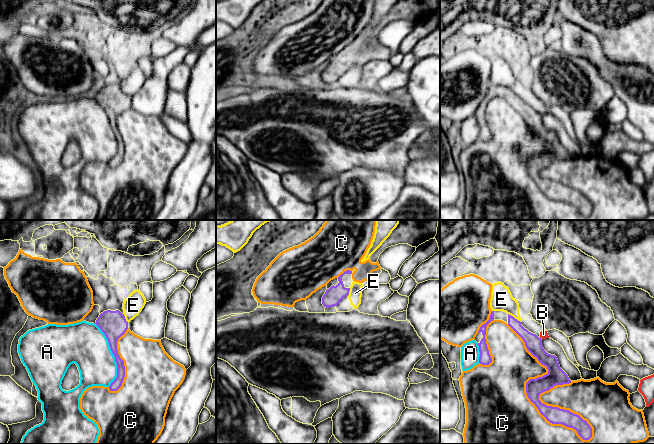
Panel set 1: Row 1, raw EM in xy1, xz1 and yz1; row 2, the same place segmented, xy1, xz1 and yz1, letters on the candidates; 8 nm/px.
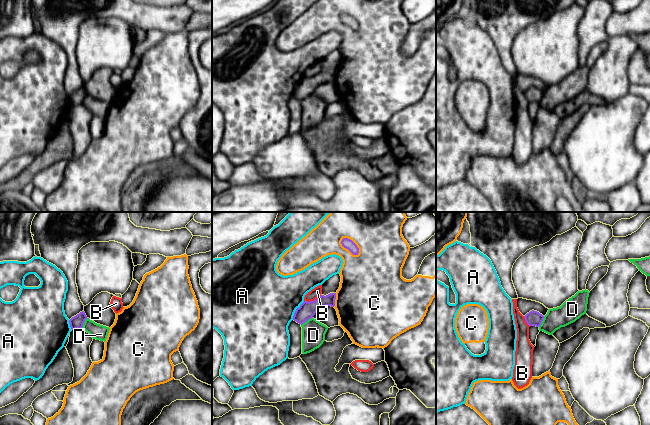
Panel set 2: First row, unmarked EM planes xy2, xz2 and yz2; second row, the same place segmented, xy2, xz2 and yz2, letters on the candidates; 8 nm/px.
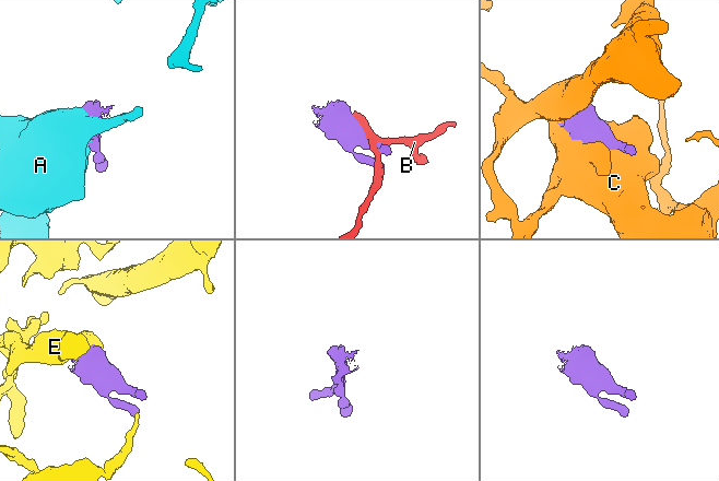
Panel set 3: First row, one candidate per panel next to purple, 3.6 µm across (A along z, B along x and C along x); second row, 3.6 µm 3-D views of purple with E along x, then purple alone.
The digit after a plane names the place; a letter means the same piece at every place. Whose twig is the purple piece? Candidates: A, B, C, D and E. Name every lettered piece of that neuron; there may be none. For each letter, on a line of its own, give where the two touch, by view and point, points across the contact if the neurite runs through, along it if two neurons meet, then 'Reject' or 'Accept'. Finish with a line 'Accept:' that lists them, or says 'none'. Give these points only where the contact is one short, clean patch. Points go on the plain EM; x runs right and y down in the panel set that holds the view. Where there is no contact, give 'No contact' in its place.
A: Touches purple at xy1 (113, 130). Reject
B: Touches purple at xz2 (312, 77). Reject
C: Touches purple at yz1 (526, 163). Reject
D: Touches purple at xz2 (306, 96). Boundary: xz2 (312, 93), (301, 101). Reject
E: Touches purple at yz1 (513, 93). Reject
Accept: none

